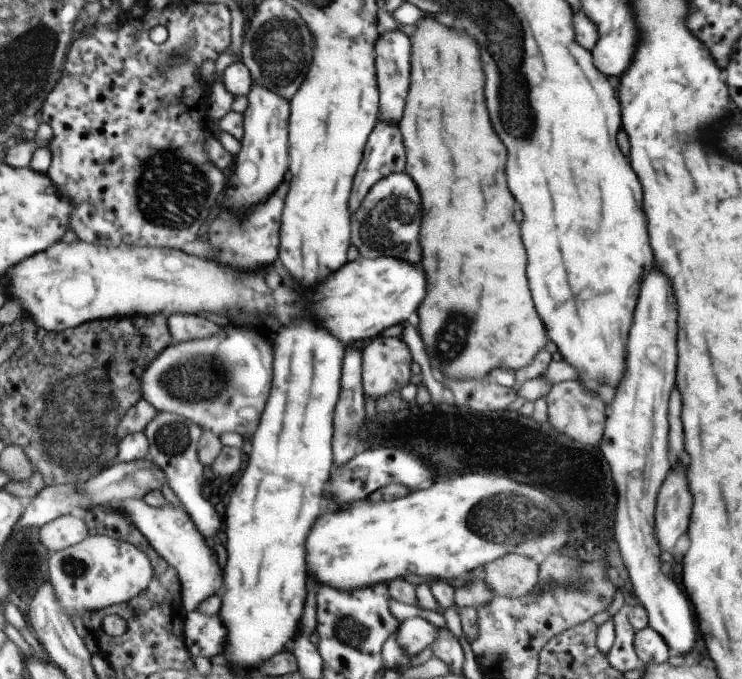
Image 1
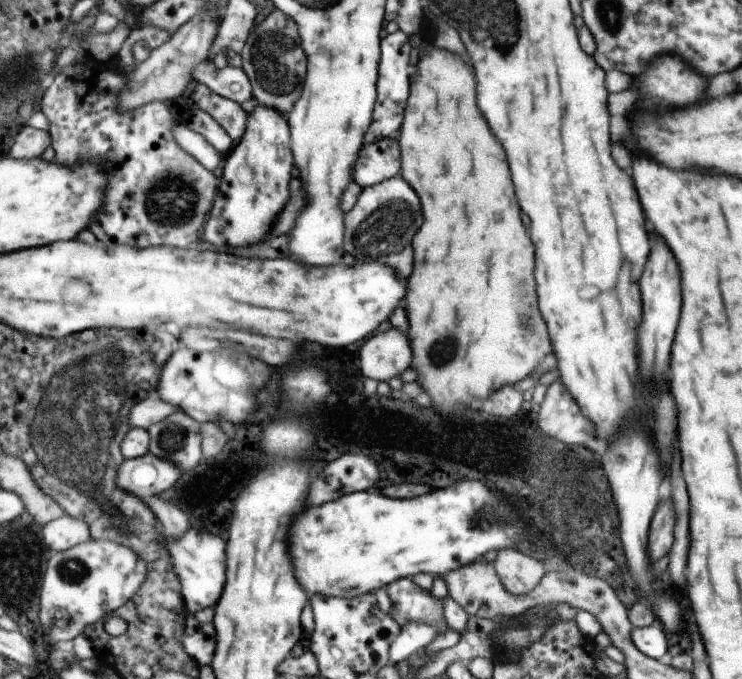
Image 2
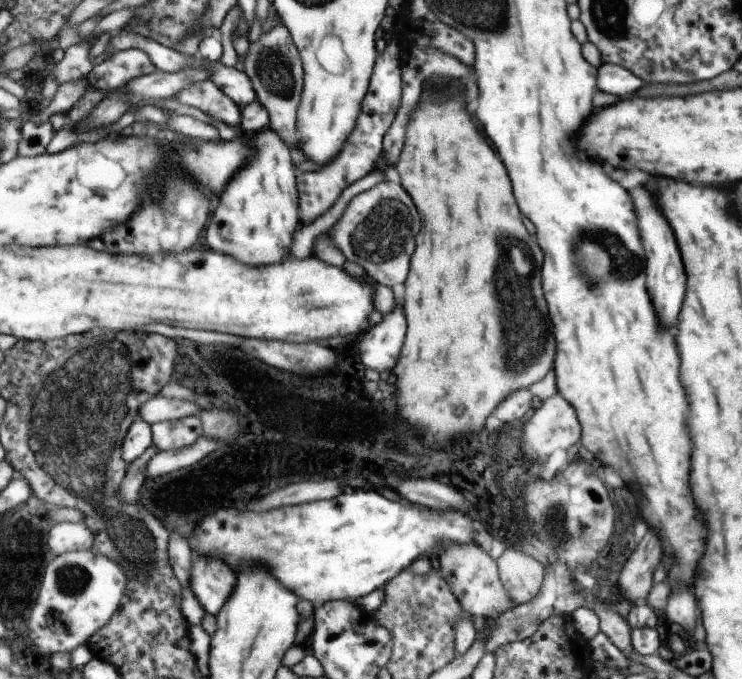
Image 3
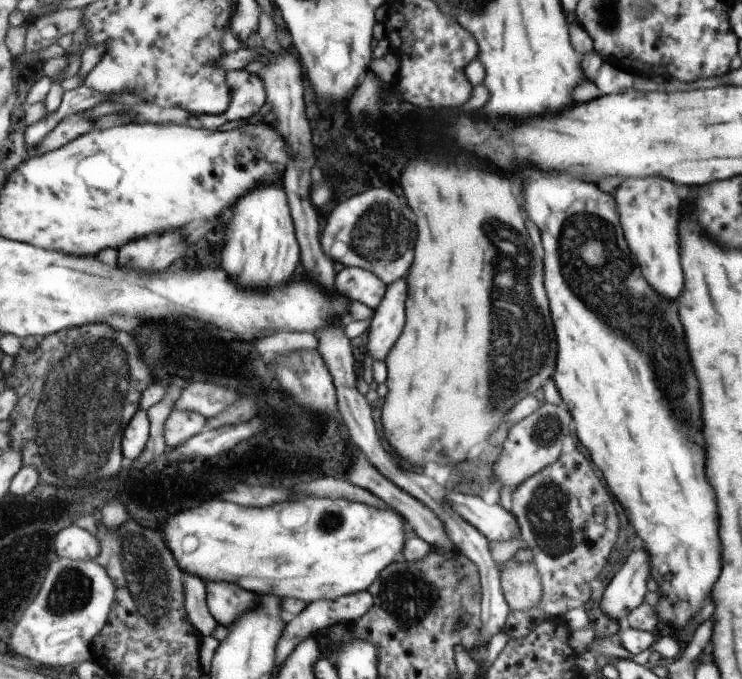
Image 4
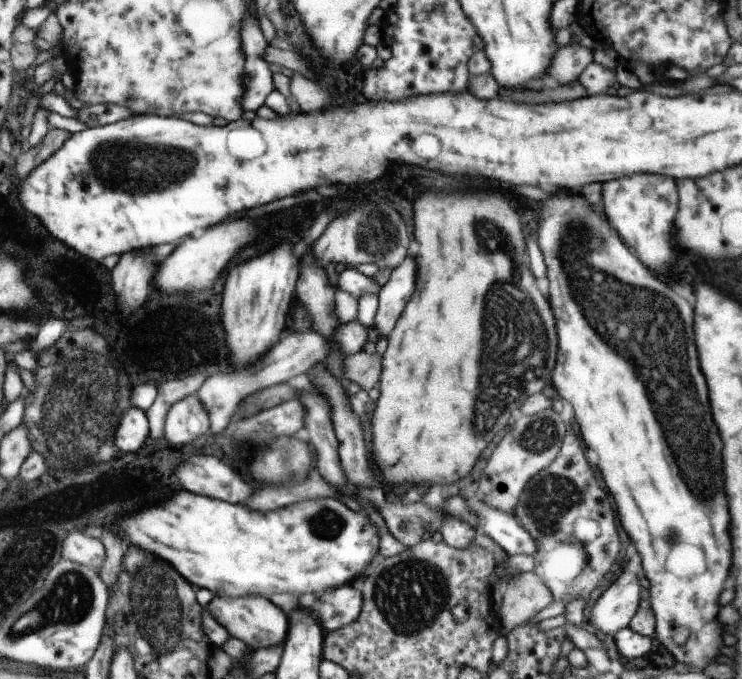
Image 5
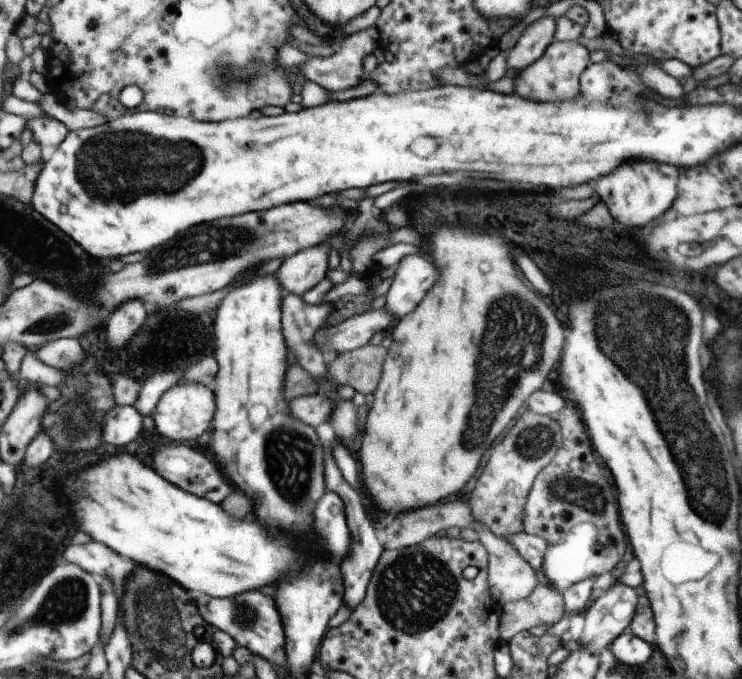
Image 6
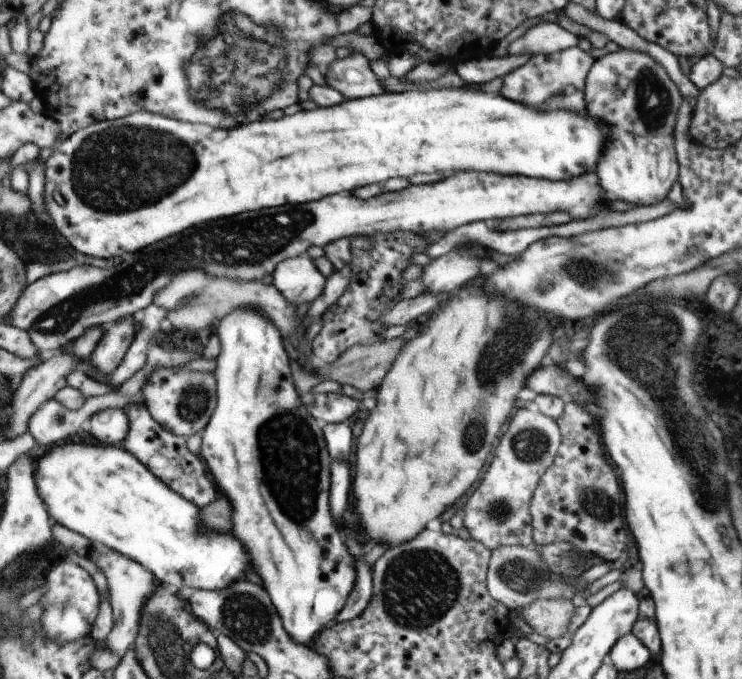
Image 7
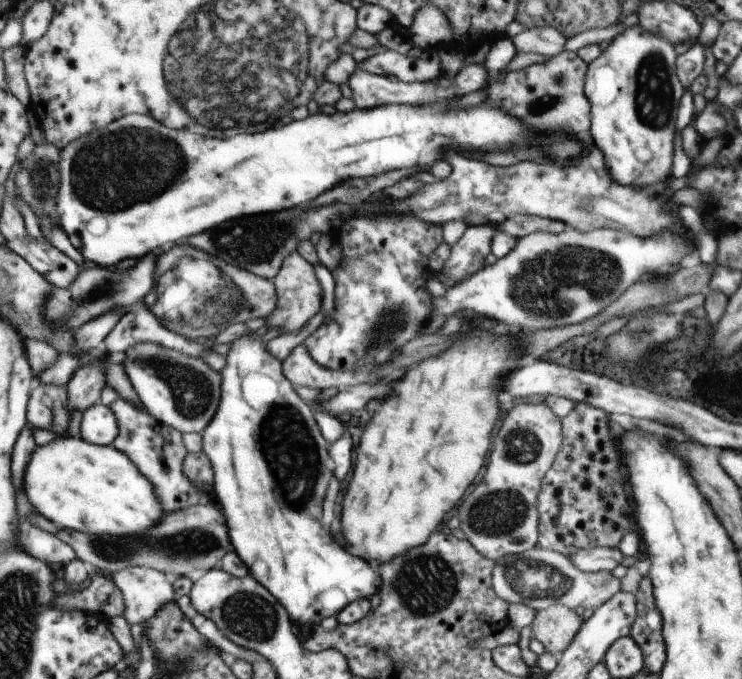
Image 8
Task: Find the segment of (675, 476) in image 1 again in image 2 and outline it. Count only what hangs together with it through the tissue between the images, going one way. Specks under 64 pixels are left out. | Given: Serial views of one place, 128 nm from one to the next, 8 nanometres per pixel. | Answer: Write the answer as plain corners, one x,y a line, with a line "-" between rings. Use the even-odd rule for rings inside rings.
665,500
659,506
659,514
653,514
653,538
649,538
649,554
653,554
653,560
659,560
669,552
673,544
673,524
671,502

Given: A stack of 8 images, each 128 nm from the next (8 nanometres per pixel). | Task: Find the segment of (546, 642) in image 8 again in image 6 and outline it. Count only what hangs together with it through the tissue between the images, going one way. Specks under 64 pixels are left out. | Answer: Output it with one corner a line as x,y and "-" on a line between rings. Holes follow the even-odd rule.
538,583
535,588
520,601
504,604
500,616
500,635
506,642
531,626
551,626
563,616
563,600
555,589
549,590

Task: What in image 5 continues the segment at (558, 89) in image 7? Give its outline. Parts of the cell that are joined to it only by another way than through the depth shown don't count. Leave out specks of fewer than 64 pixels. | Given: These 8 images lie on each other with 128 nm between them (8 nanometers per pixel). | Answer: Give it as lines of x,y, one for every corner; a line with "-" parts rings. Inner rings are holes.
569,42
559,49
557,62
553,62
553,70
549,70
549,76
559,84
569,84
579,79
580,74
592,61
591,50

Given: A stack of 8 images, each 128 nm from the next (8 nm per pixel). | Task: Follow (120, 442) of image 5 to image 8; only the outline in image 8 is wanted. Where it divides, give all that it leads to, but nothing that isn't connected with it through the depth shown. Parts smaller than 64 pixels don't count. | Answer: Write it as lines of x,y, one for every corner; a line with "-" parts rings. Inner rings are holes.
99,403
83,412
80,434
94,445
112,445
119,434
119,425
111,407

